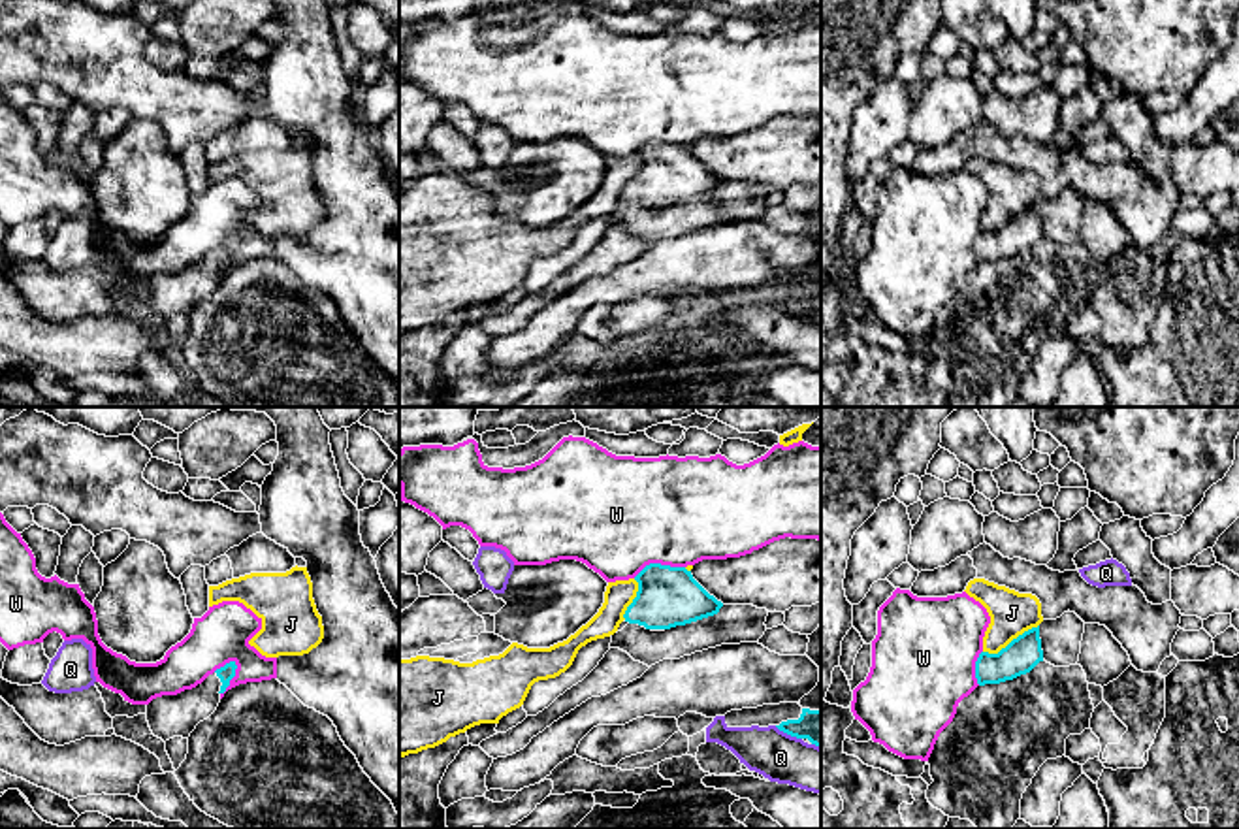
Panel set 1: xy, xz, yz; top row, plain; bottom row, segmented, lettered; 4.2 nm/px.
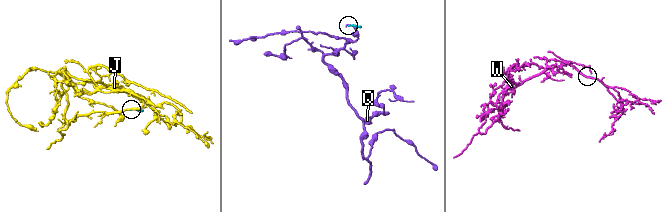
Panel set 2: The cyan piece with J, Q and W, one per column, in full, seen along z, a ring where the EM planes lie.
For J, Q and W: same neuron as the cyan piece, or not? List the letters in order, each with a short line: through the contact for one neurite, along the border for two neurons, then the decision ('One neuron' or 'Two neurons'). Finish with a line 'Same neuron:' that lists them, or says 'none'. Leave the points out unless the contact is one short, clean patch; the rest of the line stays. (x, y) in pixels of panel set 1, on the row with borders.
J: Two neurons
Q: Two neurons
W: Line: xy (234, 660), (236, 673), (221, 694). Two neurons
Same neuron: none

